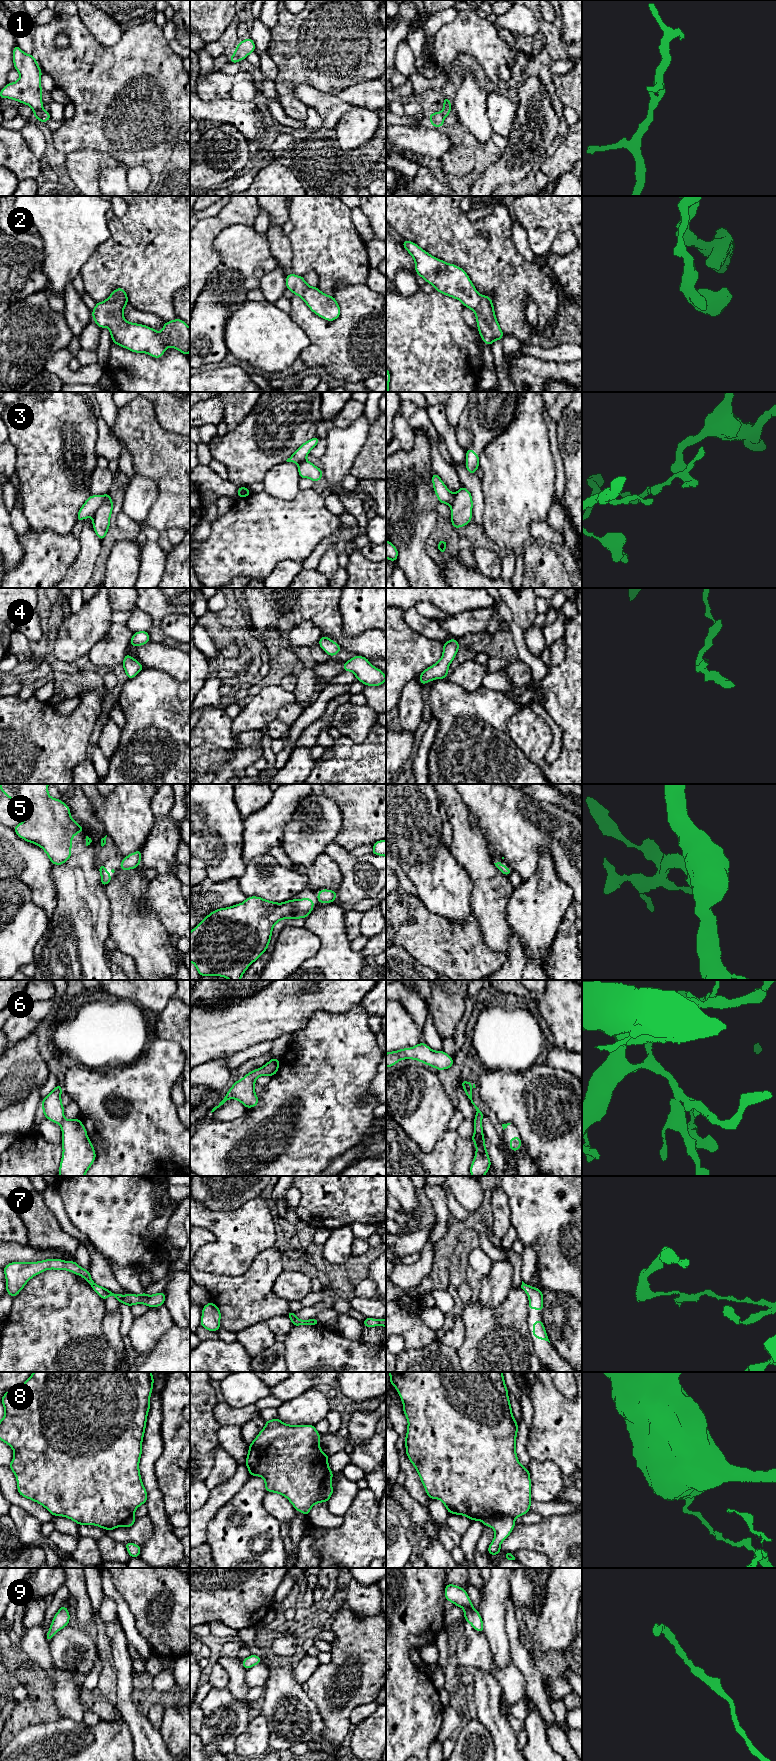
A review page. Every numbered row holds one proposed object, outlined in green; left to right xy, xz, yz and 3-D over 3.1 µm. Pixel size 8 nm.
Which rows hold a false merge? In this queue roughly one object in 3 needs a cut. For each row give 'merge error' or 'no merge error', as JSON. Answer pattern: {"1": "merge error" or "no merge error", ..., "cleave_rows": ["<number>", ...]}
{"1": "no merge error", "2": "no merge error", "3": "merge error", "4": "no merge error", "5": "no merge error", "6": "no merge error", "7": "merge error", "8": "merge error", "9": "no merge error", "cleave_rows": ["3", "7", "8"]}

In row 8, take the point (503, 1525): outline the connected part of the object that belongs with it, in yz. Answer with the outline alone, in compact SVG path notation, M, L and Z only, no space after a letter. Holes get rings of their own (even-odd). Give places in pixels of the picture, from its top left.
M496 1515L485 1521L484 1526L490 1526L494 1529L495 1537L488 1547L487 1552L490 1555L497 1555L502 1550L500 1549L501 1543L510 1535L515 1526L515 1518Z

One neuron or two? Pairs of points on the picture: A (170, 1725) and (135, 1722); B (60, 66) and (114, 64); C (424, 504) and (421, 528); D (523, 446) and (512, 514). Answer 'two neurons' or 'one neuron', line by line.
A: two neurons
B: one neuron
C: one neuron
D: one neuron

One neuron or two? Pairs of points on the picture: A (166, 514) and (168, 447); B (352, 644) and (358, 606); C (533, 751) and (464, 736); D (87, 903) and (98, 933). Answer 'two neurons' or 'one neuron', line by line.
A: one neuron
B: two neurons
C: two neurons
D: one neuron

